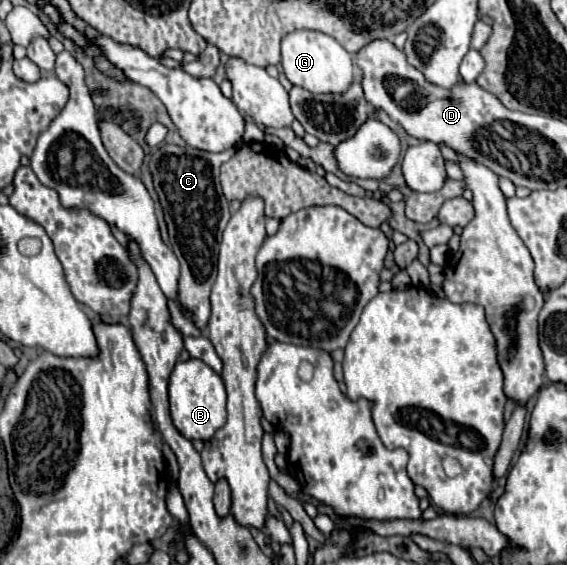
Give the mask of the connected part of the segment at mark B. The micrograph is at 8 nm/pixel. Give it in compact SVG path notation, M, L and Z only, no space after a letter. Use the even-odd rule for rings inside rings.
M190 358L186 362L178 362L170 374L168 394L172 422L188 440L208 442L226 424L226 388L222 376L202 360Z

